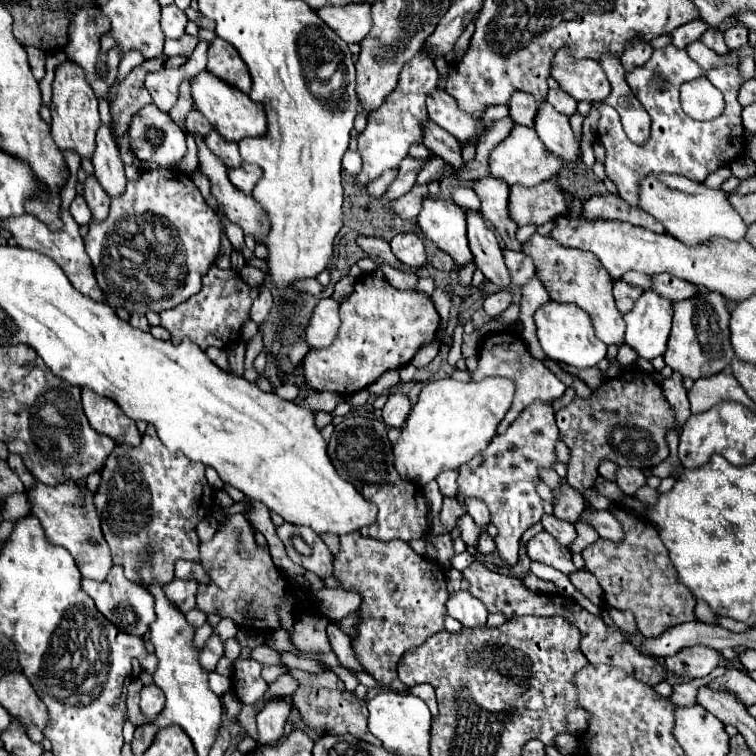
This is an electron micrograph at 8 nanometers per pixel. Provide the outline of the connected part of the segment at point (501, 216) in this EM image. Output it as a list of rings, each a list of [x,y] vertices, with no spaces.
[[[481,177],[473,181],[473,191],[481,199],[481,215],[501,235],[505,247],[519,251],[521,243],[515,239],[517,223],[509,217],[509,185],[495,177]]]

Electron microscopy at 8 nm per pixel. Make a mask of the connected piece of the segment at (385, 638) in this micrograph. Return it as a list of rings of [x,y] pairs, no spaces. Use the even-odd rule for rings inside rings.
[[[353,531],[341,535],[341,549],[333,559],[333,577],[345,591],[361,595],[357,637],[351,639],[359,665],[379,683],[401,691],[403,683],[397,679],[401,655],[443,631],[445,603],[449,599],[443,567],[417,555],[405,541],[377,541]]]

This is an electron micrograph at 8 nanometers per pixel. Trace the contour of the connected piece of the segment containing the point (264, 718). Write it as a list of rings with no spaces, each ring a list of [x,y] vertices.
[[[277,701],[277,703],[267,703],[263,707],[263,711],[257,715],[257,745],[267,745],[267,743],[275,743],[281,733],[283,733],[283,725],[285,719],[289,717],[291,707],[285,701]]]

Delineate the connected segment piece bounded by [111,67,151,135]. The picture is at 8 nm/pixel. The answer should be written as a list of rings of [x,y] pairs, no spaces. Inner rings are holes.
[[[135,67],[127,79],[119,85],[117,99],[111,105],[111,115],[115,119],[113,133],[123,135],[131,123],[131,117],[145,105],[151,103],[151,95],[147,93],[143,81],[147,71],[143,67]]]

